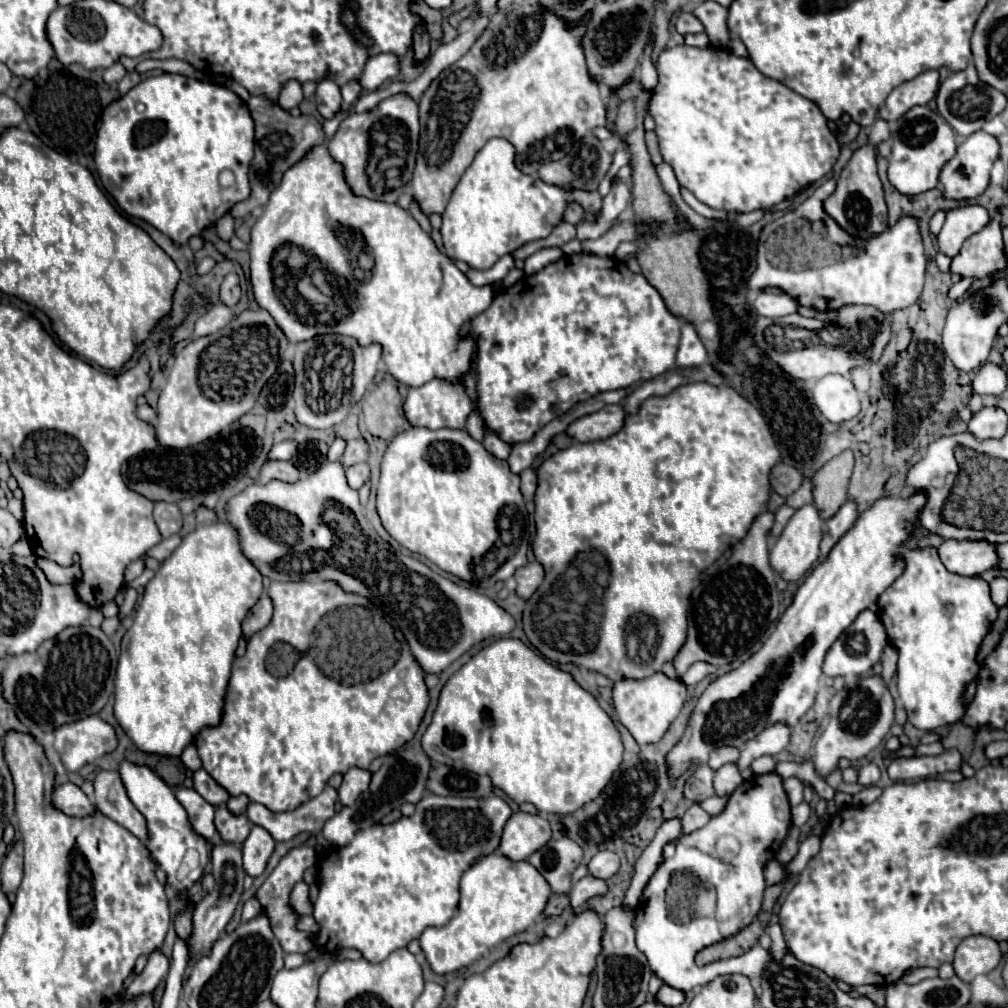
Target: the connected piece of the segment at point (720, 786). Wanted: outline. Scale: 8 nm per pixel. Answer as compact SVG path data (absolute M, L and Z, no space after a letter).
M725 764L713 776L713 786L715 786L717 796L729 798L739 784L743 784L743 778L741 778L739 770L735 768L735 764Z

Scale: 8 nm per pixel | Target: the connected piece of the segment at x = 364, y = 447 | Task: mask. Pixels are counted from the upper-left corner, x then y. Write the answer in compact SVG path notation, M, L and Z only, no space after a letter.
M357 438L357 440L349 440L345 454L343 454L343 466L351 466L355 462L365 462L369 456L369 444L365 438Z

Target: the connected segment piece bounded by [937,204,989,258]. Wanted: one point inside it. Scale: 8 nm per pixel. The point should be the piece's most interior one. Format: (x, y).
(961, 223)

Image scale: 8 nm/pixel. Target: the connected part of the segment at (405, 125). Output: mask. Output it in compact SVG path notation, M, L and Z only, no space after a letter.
M405 94L379 102L373 110L347 116L329 142L331 158L343 166L347 186L355 196L395 204L411 182L415 142L419 138L417 102Z

